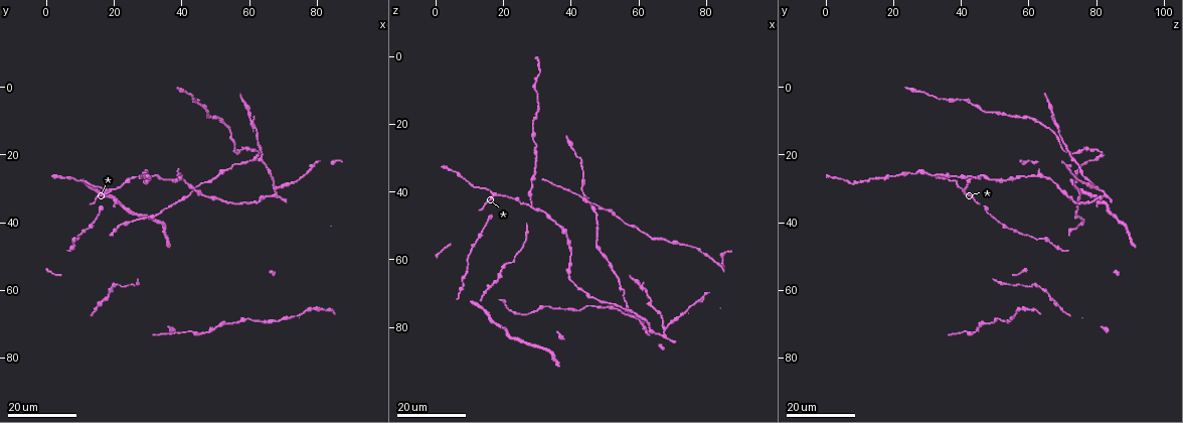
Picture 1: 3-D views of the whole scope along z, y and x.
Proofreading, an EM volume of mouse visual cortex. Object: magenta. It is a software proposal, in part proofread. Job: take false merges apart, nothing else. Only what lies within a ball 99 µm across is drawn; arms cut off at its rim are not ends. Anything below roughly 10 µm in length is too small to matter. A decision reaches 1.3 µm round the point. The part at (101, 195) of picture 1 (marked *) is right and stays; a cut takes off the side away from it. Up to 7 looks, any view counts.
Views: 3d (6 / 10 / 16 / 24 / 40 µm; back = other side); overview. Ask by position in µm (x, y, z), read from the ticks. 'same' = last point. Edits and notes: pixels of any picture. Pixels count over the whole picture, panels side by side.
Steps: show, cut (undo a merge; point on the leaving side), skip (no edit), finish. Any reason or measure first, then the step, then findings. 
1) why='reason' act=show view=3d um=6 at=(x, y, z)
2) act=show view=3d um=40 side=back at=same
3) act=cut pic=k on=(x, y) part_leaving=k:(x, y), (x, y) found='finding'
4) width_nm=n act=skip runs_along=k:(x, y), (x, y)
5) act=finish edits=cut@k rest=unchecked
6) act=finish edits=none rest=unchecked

why='side arm on a straight run' act=show view=3d um=16 at=(17.5, 30.5, 40.0)

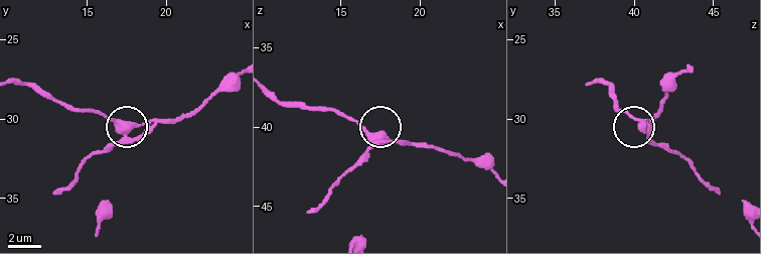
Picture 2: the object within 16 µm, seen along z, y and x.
act=show view=3d um=6 at=(17.8, 30.3, 40.7)

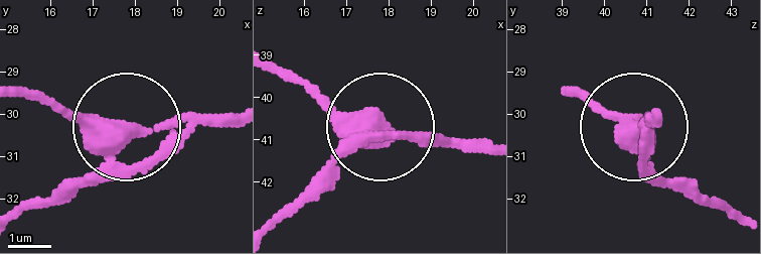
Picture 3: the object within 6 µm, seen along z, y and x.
width_nm=370 act=skip runs_along=3:(309, 194), (377, 125), (342, 118), (270, 59) found='all the same neuron'

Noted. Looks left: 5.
why='three-way junction' act=show view=3d um=16 at=(28.0, 26.5, 43.5)

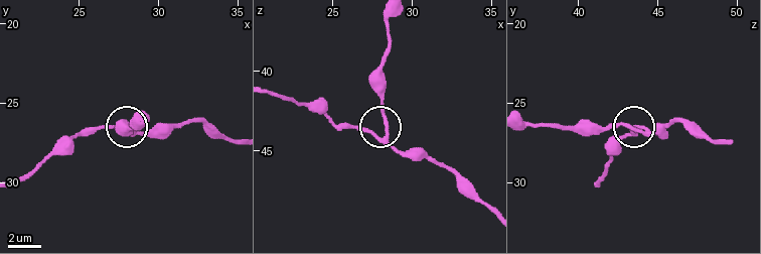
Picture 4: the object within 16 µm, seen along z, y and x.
why='closer look' act=show view=3d um=10 at=(28.3, 26.9, 44.4)

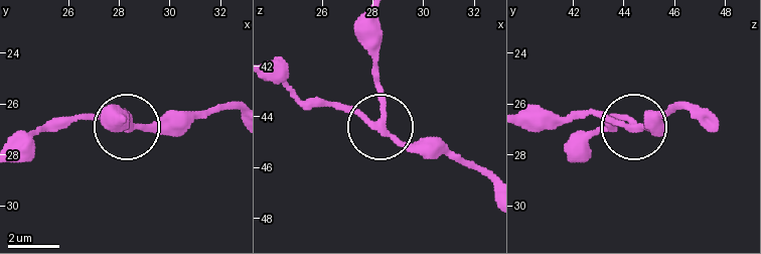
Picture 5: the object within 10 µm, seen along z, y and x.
act=skip runs_along=5:(273, 71), (305, 99), (350, 108), (381, 123), (376, 44) found='one neuron here'

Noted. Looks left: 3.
act=show view=3d um=24 at=(19.0, 59.5, 64.5)

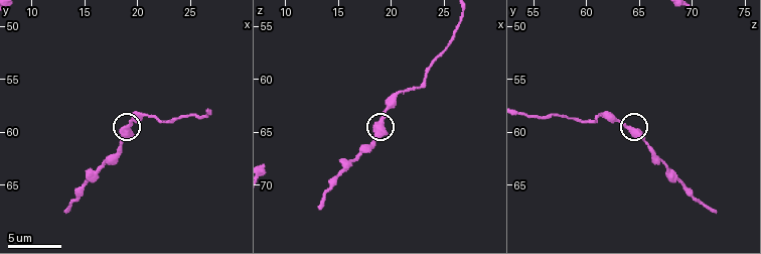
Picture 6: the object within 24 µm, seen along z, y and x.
act=show view=3d um=6 at=(19.0, 60.0, 64.2)

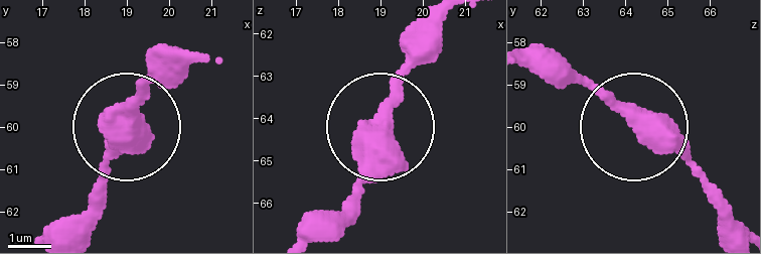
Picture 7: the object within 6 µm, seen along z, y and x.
side_arm_um=32 act=skip found='one neuron here'

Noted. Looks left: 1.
act=finish edits=none rest=unchecked

